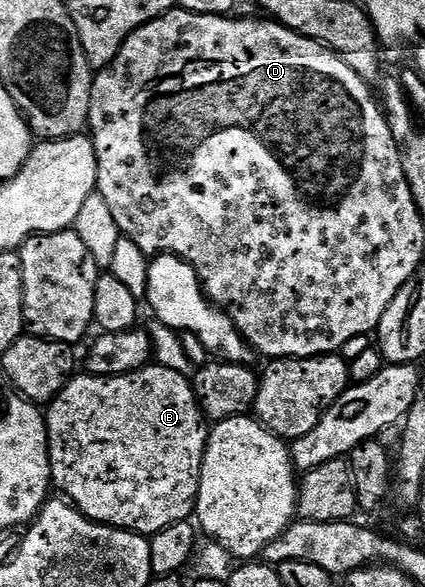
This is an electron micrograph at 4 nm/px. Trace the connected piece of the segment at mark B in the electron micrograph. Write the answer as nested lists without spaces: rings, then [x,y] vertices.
[[[157,363],[146,365],[143,369],[137,369],[134,373],[126,373],[123,377],[75,375],[54,396],[54,400],[49,402],[44,416],[46,430],[48,431],[48,443],[50,444],[50,480],[53,488],[55,490],[59,489],[62,492],[59,494],[69,501],[74,508],[79,509],[88,520],[101,525],[111,525],[114,529],[126,529],[129,533],[153,535],[172,523],[187,520],[194,513],[194,503],[198,500],[202,460],[206,454],[208,422],[202,416],[202,409],[199,407],[194,394],[191,378],[180,375],[176,371],[168,371],[168,367]]]

